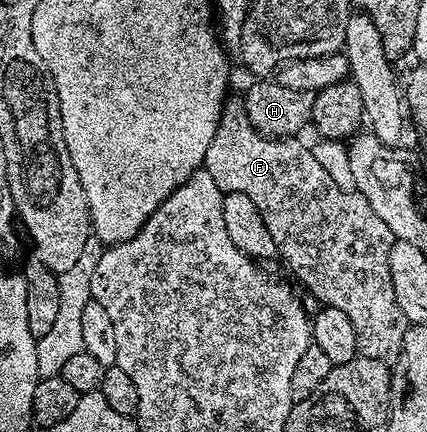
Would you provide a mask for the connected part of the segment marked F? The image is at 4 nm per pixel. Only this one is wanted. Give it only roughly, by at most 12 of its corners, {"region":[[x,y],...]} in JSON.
{"region":[[230,95],[203,167],[243,194],[360,355],[411,321],[393,234],[301,138],[259,134]]}

